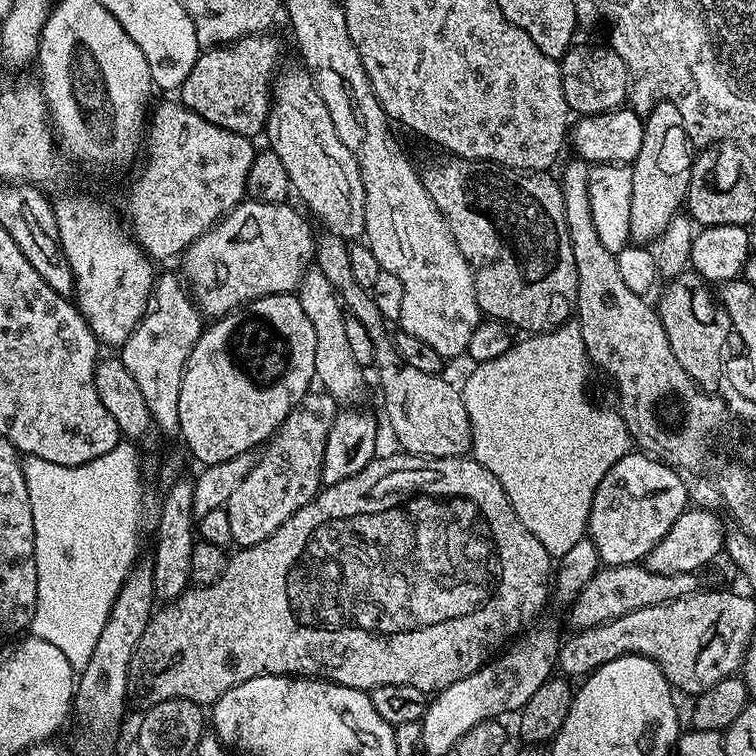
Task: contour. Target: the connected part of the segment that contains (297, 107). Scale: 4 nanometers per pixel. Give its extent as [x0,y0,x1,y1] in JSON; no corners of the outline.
[266,66,366,242]

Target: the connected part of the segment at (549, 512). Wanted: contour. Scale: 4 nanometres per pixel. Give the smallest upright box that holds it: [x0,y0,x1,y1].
[462,323,634,558]

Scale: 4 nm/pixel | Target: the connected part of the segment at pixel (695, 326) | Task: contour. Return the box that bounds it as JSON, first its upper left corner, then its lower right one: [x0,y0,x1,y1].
[658,271,734,393]

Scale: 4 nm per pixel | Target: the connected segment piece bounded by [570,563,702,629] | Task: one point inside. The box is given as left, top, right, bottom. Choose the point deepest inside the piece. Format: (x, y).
(614, 590)

